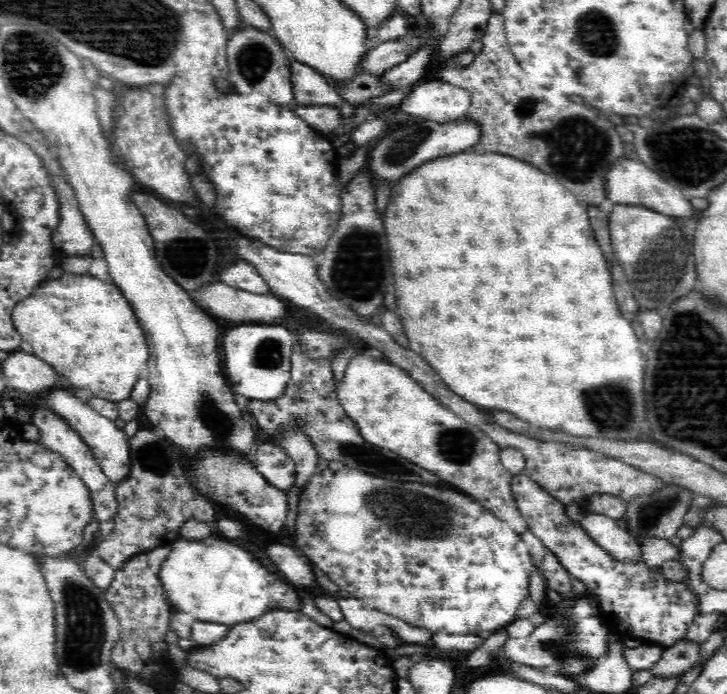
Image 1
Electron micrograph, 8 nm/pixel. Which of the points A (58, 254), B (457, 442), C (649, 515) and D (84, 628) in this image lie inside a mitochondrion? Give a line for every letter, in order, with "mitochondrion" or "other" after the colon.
A: other
B: mitochondrion
C: mitochondrion
D: mitochondrion

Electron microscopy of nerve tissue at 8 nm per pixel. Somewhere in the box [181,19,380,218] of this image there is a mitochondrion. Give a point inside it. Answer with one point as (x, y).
(254, 59)

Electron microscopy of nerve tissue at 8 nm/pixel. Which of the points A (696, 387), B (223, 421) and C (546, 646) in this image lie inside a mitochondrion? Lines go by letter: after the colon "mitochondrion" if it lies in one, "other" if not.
A: mitochondrion
B: mitochondrion
C: mitochondrion

